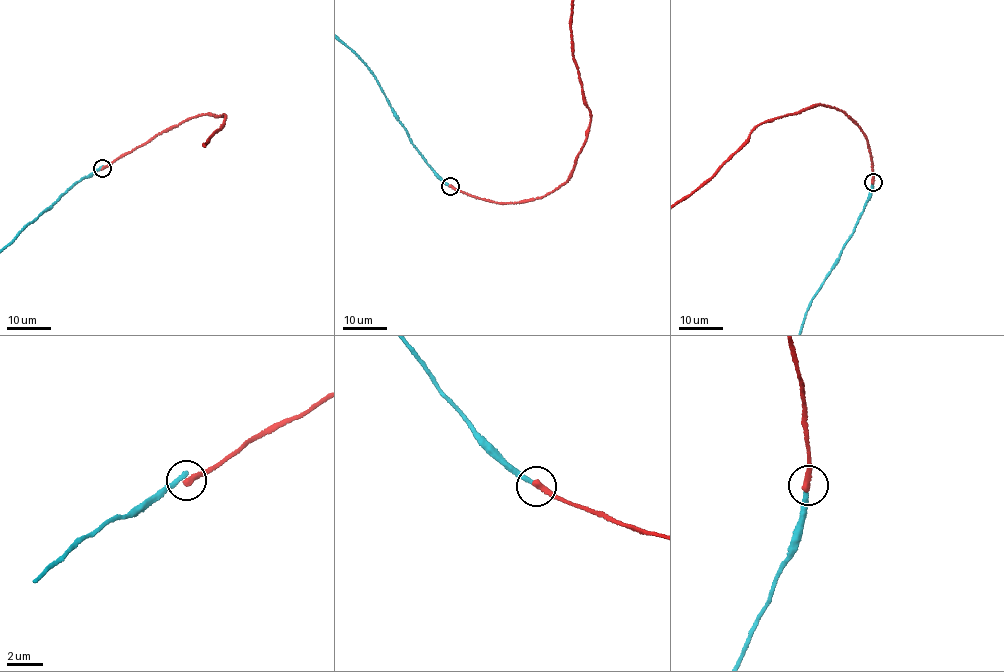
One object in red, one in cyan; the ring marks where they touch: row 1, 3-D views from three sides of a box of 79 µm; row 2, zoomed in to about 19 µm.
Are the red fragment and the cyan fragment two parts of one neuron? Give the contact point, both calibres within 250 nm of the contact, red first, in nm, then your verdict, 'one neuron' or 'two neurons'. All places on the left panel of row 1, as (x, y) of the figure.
place (102, 168); calibres 360 and 280 nm; two neurons

